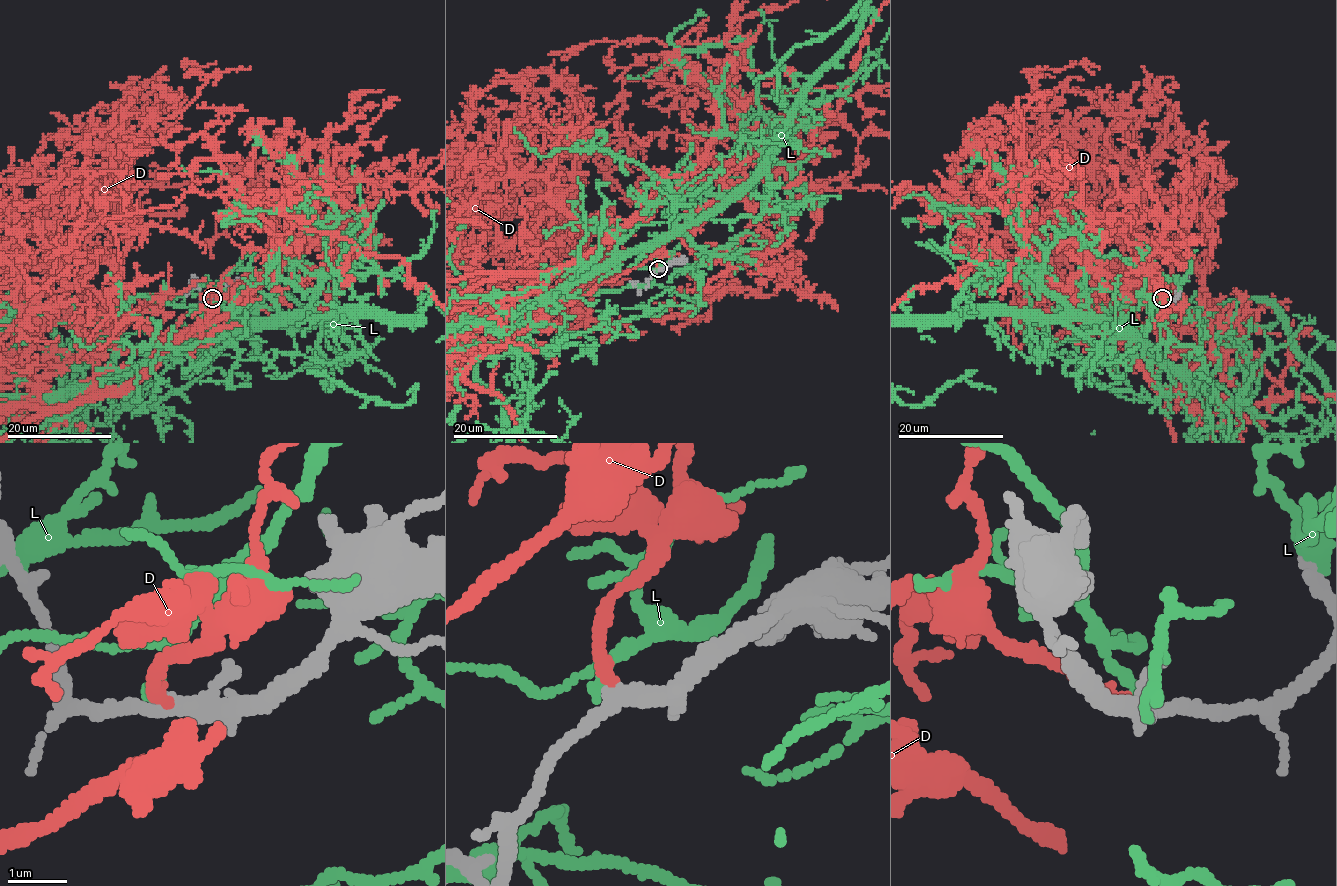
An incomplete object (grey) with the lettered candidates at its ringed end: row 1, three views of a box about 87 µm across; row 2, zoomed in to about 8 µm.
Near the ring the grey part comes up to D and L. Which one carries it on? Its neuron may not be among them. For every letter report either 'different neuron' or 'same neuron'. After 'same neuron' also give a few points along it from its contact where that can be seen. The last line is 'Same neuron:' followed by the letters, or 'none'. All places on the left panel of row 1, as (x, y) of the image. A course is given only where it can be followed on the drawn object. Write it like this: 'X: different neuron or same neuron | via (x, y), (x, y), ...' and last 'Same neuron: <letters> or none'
D: same neuron
L: different neuron
Same neuron: D

